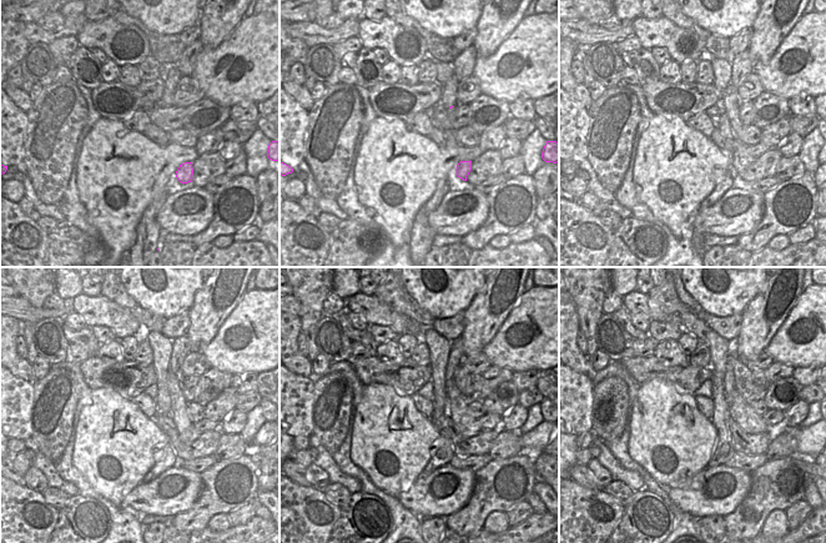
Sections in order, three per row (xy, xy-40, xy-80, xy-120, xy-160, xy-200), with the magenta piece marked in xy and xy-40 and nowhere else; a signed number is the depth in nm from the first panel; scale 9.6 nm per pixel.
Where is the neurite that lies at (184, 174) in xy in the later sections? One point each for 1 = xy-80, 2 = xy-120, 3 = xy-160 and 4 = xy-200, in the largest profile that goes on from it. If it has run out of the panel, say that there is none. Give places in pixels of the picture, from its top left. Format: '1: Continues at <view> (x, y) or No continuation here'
1: Continues at xy-80 (741, 160)
2: Continues at xy-120 (187, 433)
3: Continues at xy-160 (461, 415)
4: Continues at xy-200 (750, 422).

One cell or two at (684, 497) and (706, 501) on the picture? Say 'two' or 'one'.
one

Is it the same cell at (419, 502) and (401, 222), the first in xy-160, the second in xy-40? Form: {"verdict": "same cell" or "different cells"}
{"verdict": "different cells"}

